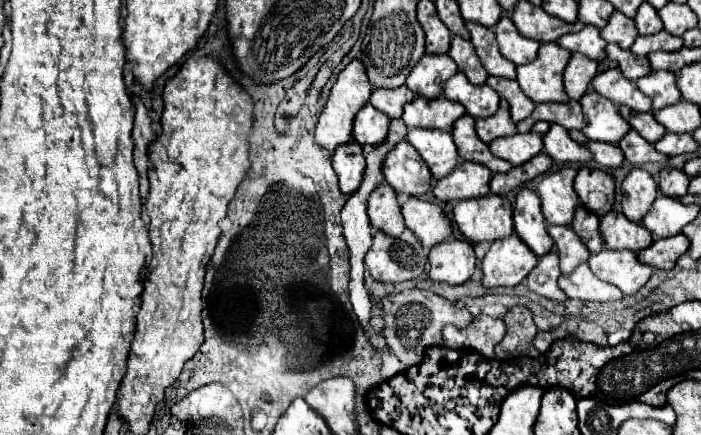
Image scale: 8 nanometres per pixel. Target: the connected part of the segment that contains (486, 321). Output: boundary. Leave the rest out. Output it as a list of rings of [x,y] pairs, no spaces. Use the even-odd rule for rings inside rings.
[[[478,315],[468,327],[458,329],[454,325],[444,327],[444,347],[448,349],[472,349],[484,359],[494,359],[494,347],[504,339],[506,325],[502,319],[490,315]]]

